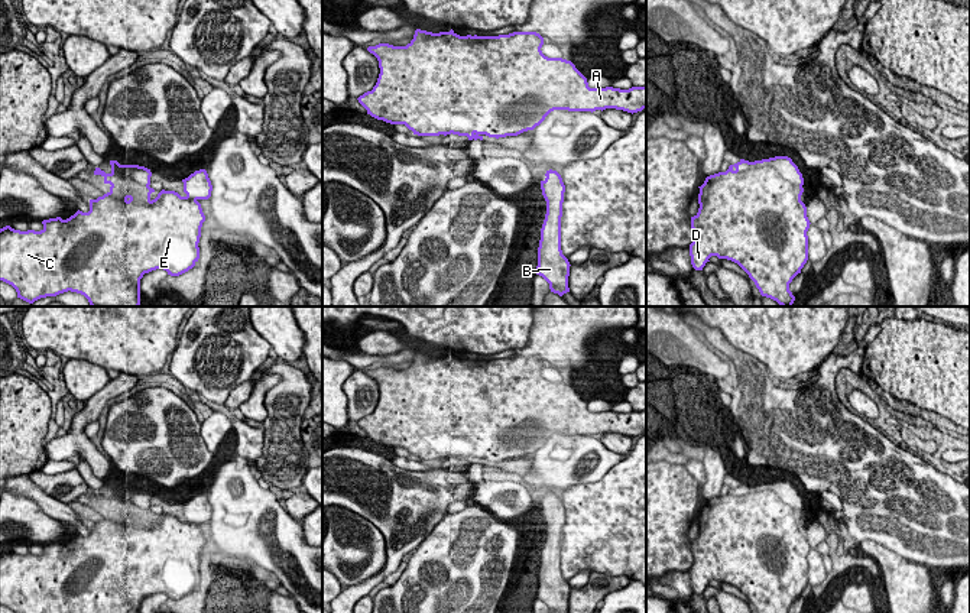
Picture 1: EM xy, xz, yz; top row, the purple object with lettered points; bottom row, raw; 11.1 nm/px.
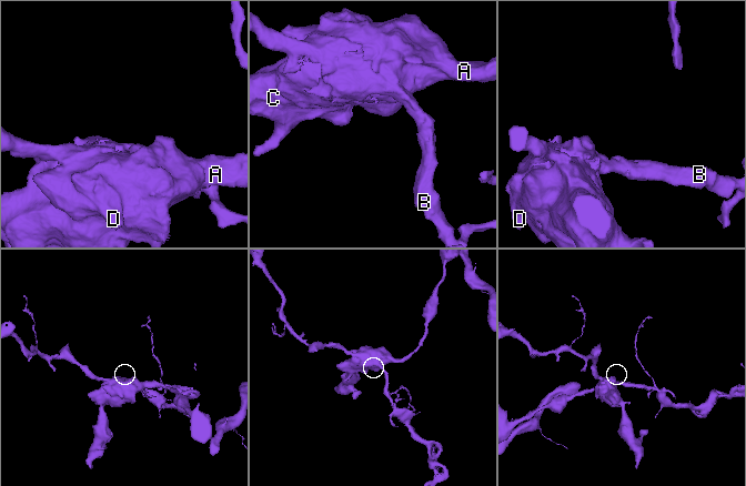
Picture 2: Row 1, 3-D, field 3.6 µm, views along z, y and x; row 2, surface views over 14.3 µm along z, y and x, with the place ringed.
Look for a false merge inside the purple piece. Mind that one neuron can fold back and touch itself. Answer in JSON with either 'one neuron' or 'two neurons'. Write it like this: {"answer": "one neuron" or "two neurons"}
{"answer": "two neurons"}

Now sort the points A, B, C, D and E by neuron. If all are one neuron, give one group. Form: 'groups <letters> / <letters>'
groups A C D E / B

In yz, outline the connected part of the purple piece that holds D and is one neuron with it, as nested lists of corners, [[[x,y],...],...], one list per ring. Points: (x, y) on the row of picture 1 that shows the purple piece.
[[[772,166],[746,172],[718,172],[705,178],[698,194],[698,213],[691,217],[694,240],[691,265],[703,270],[711,256],[737,263],[755,282],[762,296],[781,306],[792,306],[792,279],[808,260],[810,220],[807,207],[795,200],[794,185]]]

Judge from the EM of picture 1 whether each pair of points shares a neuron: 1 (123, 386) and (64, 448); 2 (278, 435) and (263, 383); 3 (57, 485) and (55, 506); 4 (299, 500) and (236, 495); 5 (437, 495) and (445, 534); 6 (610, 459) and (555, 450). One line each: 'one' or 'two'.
1: one
2: two
3: two
4: two
5: two
6: one

